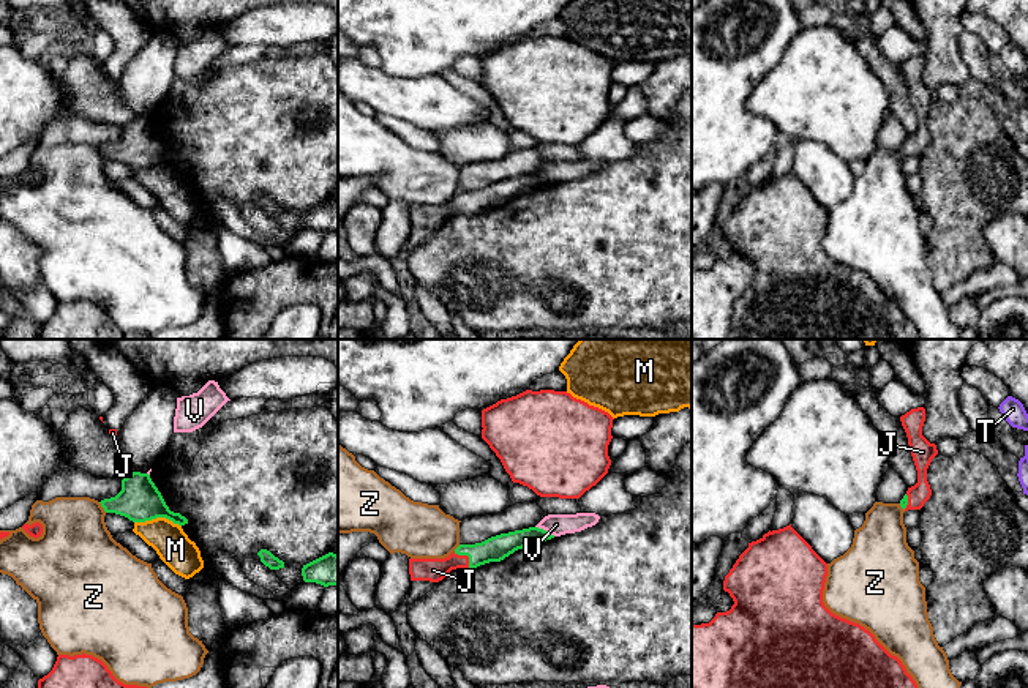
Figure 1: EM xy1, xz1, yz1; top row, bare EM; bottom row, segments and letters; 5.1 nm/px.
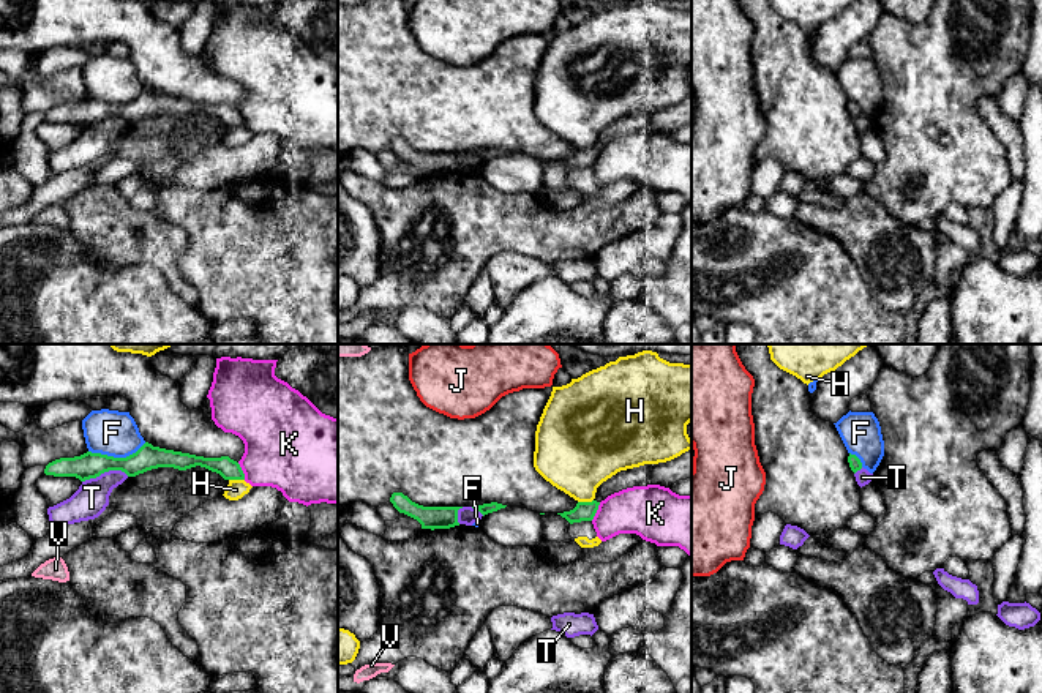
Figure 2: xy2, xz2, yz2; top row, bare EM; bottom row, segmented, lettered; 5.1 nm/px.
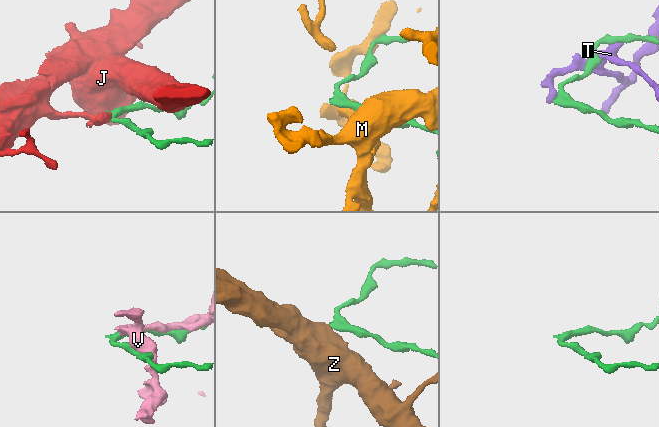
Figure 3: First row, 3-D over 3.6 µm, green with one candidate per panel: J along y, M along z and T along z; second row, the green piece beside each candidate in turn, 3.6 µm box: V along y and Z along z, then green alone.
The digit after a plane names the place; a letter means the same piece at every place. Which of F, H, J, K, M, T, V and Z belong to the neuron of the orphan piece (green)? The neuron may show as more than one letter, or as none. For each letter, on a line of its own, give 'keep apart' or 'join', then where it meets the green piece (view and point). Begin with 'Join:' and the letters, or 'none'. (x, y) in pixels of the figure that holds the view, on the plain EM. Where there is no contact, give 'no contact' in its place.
Join: J
F: keep apart | xy2 (117, 104)
H: keep apart | xy2 (237, 125)
J: join | xz1 (466, 201)
K: keep apart | xz2 (595, 158)
M: keep apart | xy1 (158, 163)
T: keep apart | xy2 (104, 117)
V: keep apart | xz1 (545, 177)
Z: keep apart | xy1 (101, 152)

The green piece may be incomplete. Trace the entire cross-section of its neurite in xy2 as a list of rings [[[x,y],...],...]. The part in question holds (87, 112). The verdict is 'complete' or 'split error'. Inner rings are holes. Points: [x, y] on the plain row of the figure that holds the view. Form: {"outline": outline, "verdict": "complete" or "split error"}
{"outline": [[[145,88],[136,99],[126,104],[114,104],[92,98],[74,104],[60,104],[49,109],[44,115],[44,120],[54,123],[76,123],[81,128],[85,128],[109,117],[122,117],[128,123],[136,123],[158,114],[186,117],[196,112],[216,118],[224,126],[245,126],[240,111],[229,103],[204,104],[153,93],[148,88]]], "verdict": "complete"}

